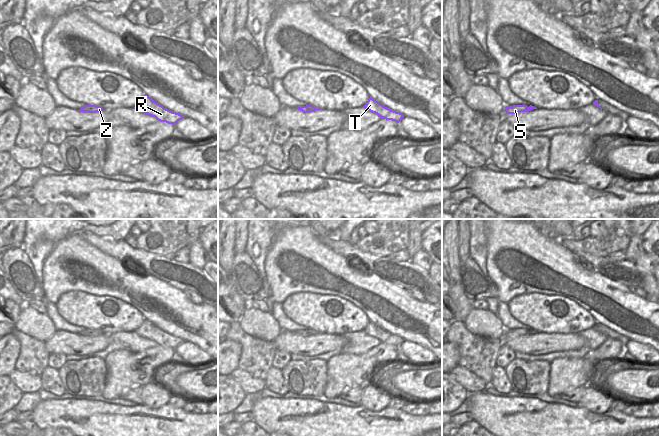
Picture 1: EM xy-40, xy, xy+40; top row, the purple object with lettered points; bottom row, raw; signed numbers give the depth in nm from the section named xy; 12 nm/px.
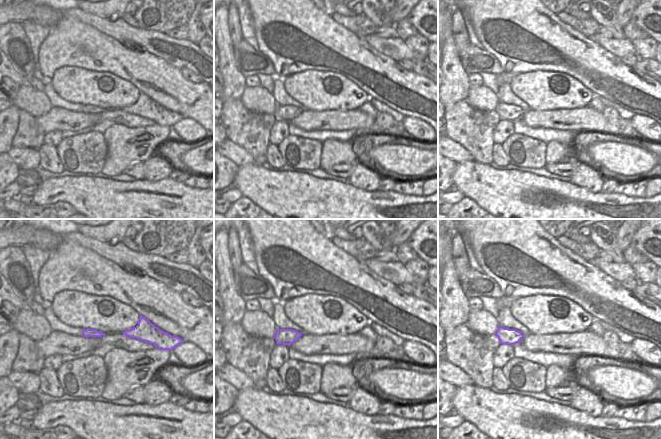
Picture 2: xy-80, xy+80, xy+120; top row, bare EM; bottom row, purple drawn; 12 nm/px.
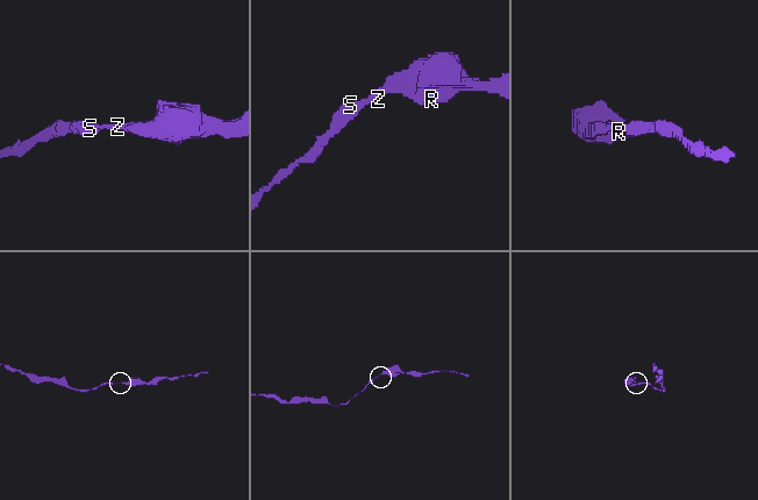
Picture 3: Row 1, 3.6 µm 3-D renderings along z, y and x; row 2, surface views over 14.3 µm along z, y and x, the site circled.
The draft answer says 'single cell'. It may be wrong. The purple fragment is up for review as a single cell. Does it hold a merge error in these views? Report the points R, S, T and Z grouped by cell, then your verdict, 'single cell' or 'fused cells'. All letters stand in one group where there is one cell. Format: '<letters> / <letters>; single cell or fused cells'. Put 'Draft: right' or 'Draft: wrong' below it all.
R S T Z; single cell
Draft: right

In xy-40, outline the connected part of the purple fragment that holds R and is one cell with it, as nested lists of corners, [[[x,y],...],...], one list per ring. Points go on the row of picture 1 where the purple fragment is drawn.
[[[144,95],[143,100],[134,108],[143,114],[148,114],[155,117],[158,121],[168,124],[175,125],[184,118],[181,114],[164,108],[147,95]]]

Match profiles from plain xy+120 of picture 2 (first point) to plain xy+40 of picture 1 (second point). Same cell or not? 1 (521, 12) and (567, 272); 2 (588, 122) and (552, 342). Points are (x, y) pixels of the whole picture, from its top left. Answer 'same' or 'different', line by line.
1: same
2: same

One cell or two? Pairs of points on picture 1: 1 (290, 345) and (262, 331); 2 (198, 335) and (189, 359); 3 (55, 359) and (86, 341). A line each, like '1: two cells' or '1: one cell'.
1: two cells
2: two cells
3: two cells

